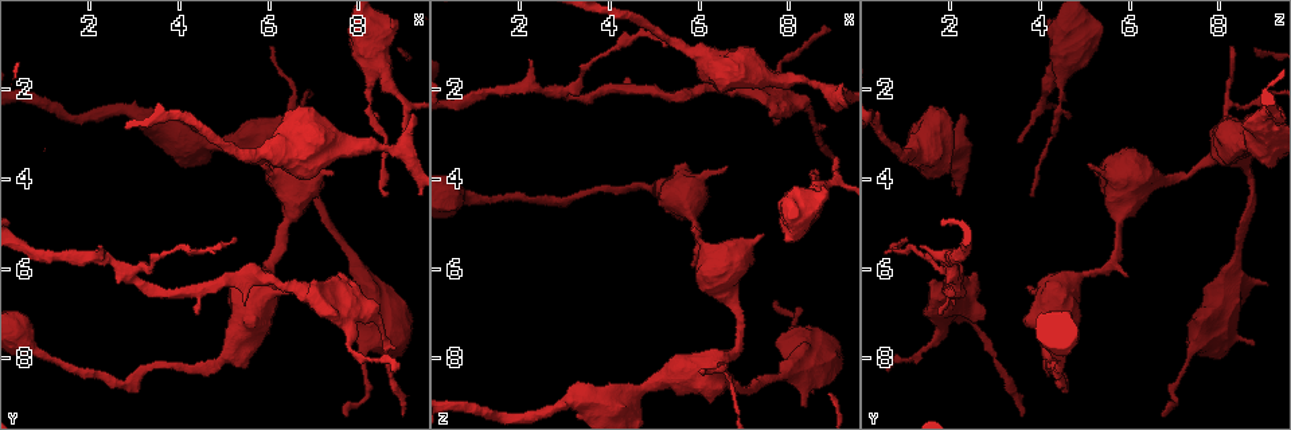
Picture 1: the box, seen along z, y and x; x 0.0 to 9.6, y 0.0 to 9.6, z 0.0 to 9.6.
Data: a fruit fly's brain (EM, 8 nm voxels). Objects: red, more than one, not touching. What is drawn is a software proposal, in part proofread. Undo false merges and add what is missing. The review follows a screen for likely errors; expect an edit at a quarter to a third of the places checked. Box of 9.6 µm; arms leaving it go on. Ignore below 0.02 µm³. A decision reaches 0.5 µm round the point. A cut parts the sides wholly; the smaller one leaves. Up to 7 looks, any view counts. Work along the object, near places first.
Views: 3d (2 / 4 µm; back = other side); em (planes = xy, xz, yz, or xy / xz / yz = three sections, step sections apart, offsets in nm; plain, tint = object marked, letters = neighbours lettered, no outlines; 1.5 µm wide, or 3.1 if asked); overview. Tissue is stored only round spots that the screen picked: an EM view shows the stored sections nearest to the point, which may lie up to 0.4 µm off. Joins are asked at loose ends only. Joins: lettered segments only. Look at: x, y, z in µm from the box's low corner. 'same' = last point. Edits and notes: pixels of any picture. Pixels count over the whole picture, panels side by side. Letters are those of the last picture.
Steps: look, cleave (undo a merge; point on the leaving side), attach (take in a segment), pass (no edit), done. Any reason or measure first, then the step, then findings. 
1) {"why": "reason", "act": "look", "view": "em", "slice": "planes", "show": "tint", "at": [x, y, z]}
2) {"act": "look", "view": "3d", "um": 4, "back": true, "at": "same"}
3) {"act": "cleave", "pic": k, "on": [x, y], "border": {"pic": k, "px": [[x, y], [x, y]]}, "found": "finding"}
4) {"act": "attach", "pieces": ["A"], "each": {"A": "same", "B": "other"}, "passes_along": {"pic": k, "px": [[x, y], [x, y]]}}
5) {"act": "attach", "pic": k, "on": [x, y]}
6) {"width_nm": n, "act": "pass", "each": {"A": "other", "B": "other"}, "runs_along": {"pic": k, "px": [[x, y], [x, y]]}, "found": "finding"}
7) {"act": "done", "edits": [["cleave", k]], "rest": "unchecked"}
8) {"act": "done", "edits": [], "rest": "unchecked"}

{"act": "look", "view": "3d", "um": 4, "at": [5.40, 6.80, 2.10]}

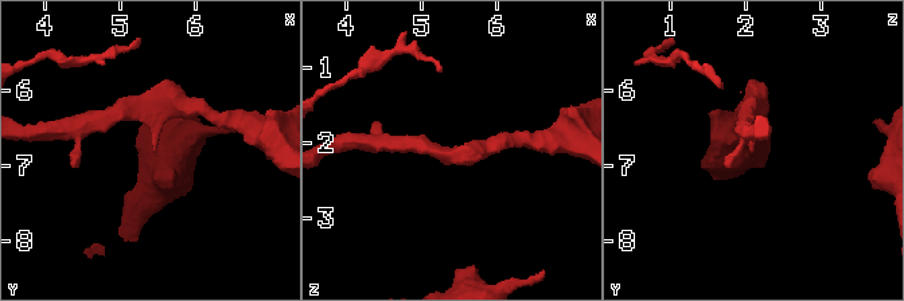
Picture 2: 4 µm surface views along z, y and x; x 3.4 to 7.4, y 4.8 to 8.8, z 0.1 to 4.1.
{"why": "now the EM", "act": "look", "view": "em", "slice": "planes", "show": "letters", "at": [5.45, 6.80, 2.10]}

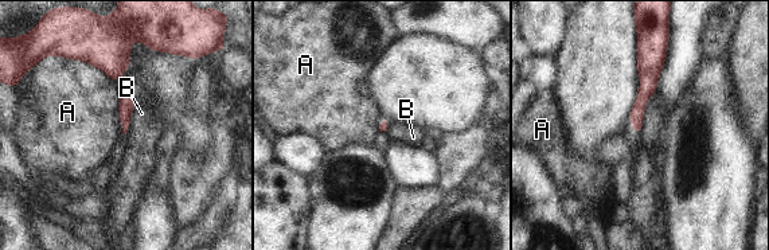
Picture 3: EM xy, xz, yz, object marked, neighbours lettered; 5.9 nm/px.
{"act": "pass", "each": {"A": "other", "B": "other"}, "runs_along": {"pic": 3, "px": [[647, 49], [637, 128]]}, "found": "none of them fits"}

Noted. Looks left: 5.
{"why": "thin end", "act": "look", "view": "em", "slice": "planes", "show": "letters", "at": [8.80, 8.30, 0.60]}

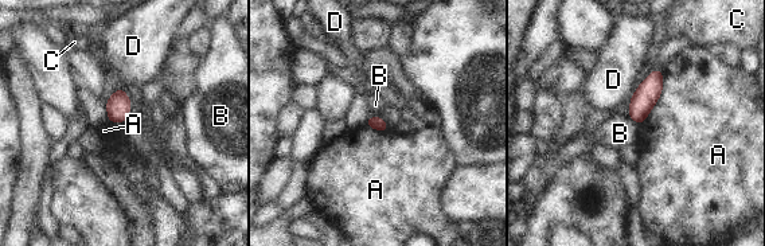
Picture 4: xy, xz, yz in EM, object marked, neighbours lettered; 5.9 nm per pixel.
{"act": "pass", "each": {"A": "other", "B": "other", "C": "other", "D": "other"}, "found": "none of them fits"}

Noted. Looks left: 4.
{"why": "free end", "act": "look", "view": "3d", "um": 4, "at": [2.20, 5.45, 1.35]}

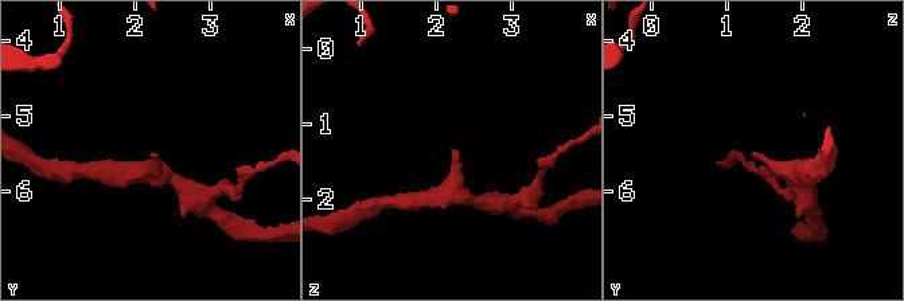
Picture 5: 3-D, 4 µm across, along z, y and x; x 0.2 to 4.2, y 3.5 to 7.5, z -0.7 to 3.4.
{"act": "look", "view": "em", "slice": "xz", "step": 4, "show": "tint", "at": [2.15, 5.50, 1.30]}

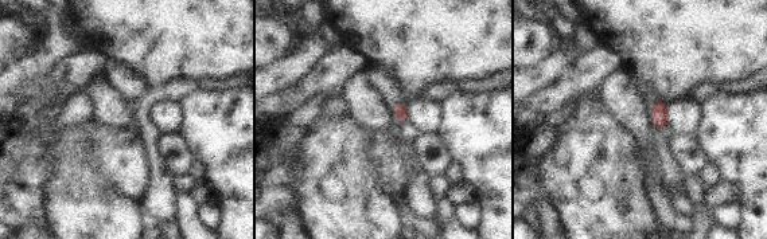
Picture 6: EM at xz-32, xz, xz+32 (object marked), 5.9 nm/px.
{"why": "another direction", "act": "look", "view": "em", "slice": "planes", "show": "letters", "at": "same"}

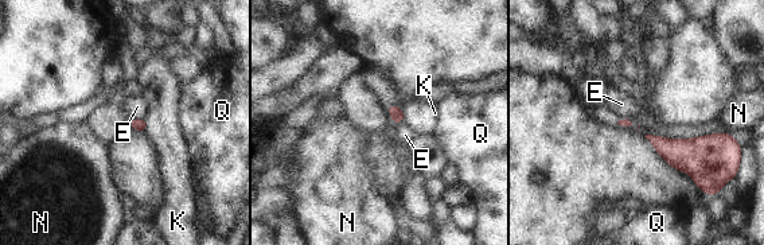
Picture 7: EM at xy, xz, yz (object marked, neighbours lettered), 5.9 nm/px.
{"longest_contact_nm": ["K", 70], "act": "pass", "each": {"E": "other", "K": "other", "N": "other", "Q": "other"}, "border": {"pic": 7, "px": [[135, 117], [144, 120]]}, "found": "no lettered segment goes on from it"}

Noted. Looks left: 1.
{"act": "done", "edits": [], "rest": "unchecked"}

